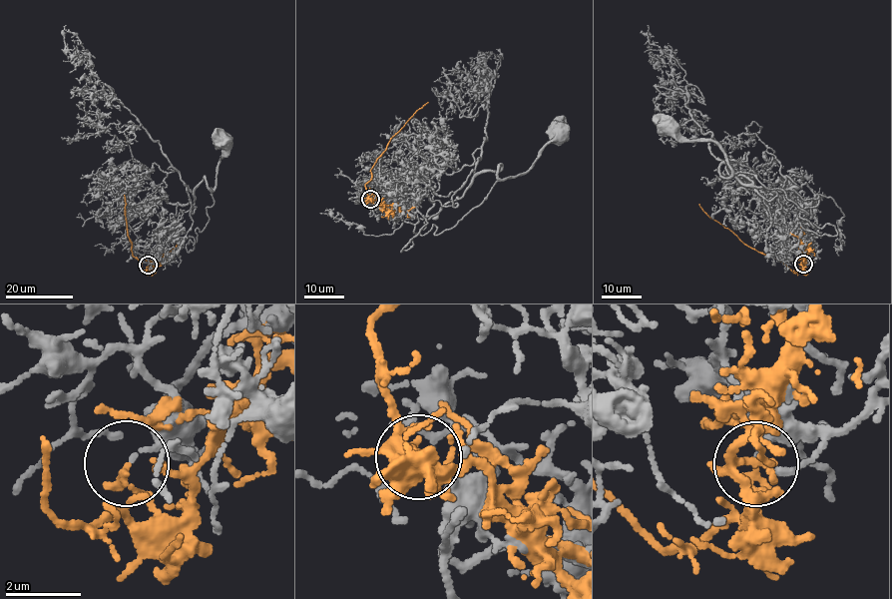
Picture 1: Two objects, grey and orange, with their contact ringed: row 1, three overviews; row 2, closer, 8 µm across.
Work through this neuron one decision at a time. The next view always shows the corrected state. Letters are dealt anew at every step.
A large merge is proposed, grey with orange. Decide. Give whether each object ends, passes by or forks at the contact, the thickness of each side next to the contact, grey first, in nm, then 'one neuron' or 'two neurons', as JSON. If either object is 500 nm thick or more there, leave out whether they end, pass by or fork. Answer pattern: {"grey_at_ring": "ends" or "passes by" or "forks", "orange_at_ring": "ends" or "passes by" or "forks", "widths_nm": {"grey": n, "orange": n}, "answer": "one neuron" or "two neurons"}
{"grey_at_ring": "ends", "orange_at_ring": "ends", "widths_nm": {"grey": 120, "orange": 190}, "answer": "two neurons"}

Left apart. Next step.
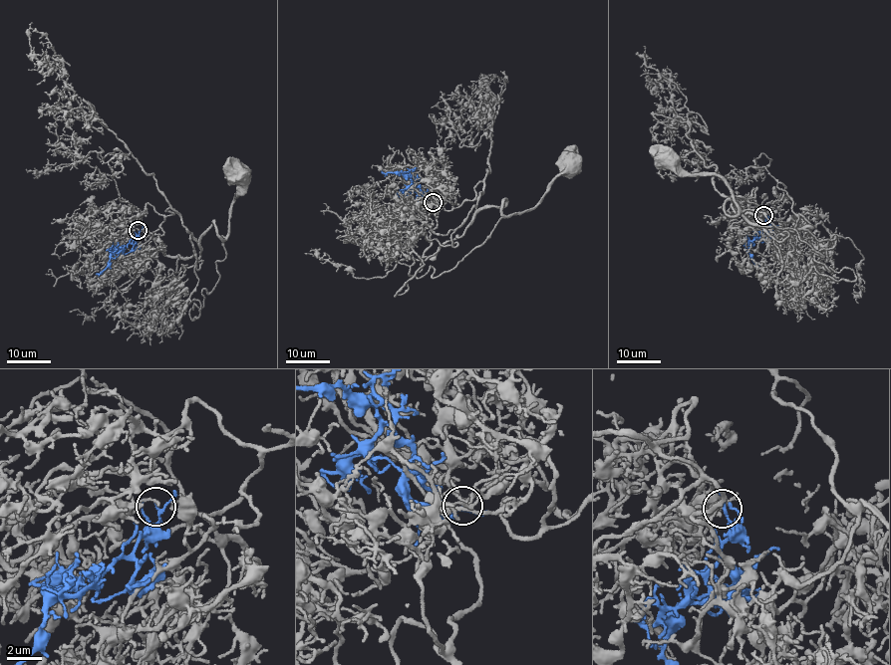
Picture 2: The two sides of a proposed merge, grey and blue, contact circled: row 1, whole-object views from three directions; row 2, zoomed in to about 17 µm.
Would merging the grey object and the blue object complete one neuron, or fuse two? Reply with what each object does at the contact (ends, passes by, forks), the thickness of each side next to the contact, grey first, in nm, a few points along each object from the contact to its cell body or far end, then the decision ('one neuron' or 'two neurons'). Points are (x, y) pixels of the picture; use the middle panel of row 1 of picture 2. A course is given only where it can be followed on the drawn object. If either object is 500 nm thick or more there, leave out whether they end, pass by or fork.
grey ends | blue passes by | 160/110 nm | grey via (433, 202), (430, 182), (460, 204), (483, 182), (471, 223), (503, 199), (504, 215), (519, 214), (569, 163) | blue via (433, 202), (430, 204), (420, 187), (404, 173), (381, 170) | one neuron

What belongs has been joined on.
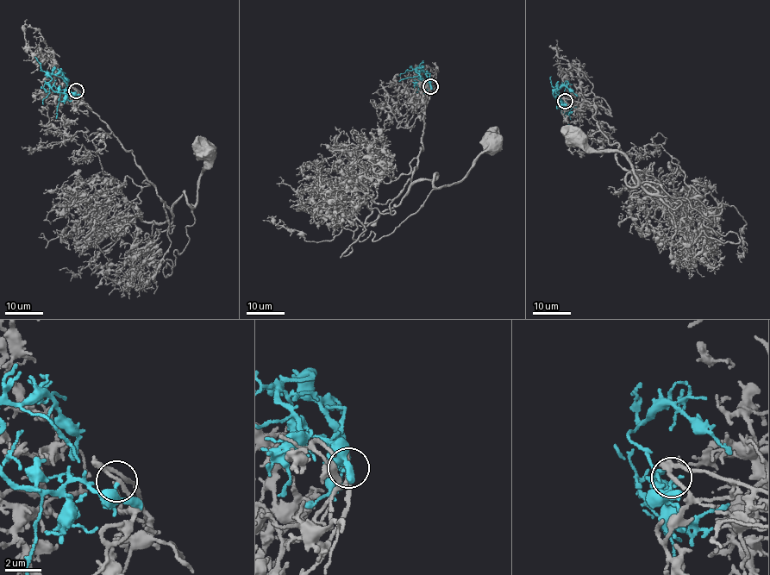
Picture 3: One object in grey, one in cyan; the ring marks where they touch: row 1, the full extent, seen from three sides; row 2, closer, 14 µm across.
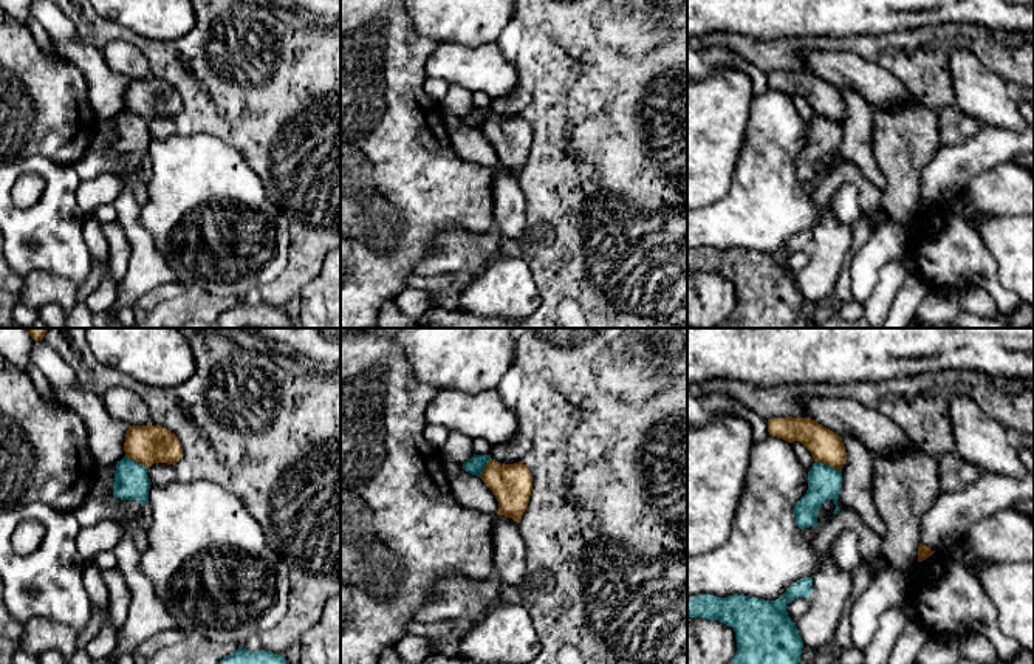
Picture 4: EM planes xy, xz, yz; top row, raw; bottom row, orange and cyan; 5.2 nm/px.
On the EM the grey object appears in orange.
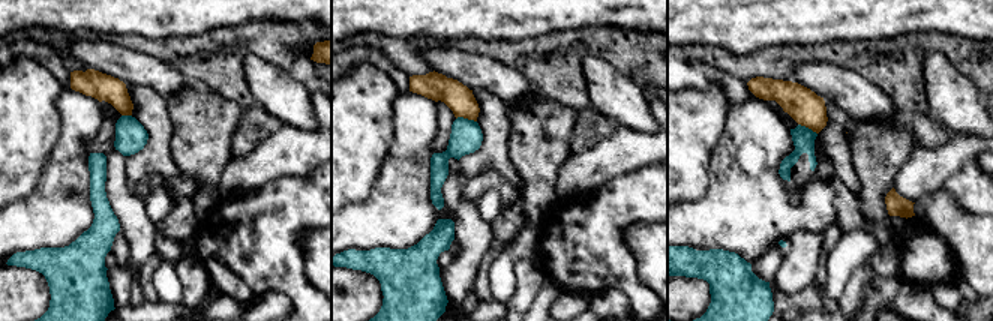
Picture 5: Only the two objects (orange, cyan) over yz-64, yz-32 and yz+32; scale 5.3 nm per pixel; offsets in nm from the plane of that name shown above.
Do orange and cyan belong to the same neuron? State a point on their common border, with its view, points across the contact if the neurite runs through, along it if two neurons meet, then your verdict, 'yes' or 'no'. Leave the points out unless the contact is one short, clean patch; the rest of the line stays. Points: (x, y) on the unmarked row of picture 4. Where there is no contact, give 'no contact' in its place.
yz (828, 118) | across yz (825, 99), (828, 118), (824, 135) | yes

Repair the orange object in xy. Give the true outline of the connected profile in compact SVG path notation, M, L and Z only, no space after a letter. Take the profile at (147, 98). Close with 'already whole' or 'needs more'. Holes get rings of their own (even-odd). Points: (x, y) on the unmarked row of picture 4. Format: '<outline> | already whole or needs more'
M128 79L125 110L115 124L113 149L121 153L149 155L150 132L147 121L155 116L176 118L183 111L178 90L161 79Z | needs more

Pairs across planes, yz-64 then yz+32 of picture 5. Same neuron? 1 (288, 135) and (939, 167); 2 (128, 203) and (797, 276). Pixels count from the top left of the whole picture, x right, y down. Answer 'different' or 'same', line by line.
1: same
2: same

